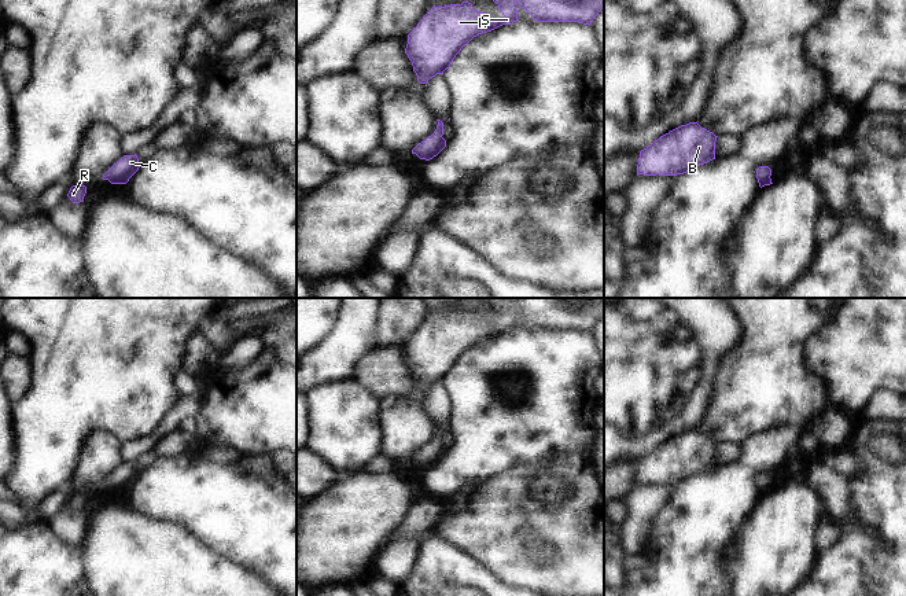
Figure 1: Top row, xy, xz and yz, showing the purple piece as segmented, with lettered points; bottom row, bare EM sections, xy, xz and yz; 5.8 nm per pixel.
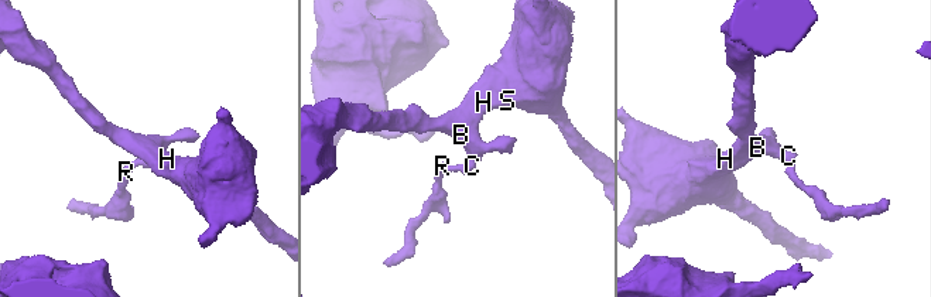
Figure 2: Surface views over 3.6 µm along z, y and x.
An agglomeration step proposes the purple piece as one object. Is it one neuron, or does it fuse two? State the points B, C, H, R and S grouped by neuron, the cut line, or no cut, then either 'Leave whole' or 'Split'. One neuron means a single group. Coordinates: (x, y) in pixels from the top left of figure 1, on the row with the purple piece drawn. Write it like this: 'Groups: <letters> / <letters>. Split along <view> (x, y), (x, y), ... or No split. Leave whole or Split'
Groups: B C H R S. No split. Leave whole.

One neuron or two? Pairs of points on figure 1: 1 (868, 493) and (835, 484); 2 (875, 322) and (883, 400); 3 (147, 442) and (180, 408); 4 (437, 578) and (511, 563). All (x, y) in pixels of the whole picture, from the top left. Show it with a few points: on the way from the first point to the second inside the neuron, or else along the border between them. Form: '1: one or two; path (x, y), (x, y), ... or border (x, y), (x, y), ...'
1: two; border (849, 481), (853, 501), (862, 518)
2: two; border (891, 392), (877, 390), (862, 415)
3: one; path (155, 436), (173, 416)
4: two; border (460, 548), (501, 581)

